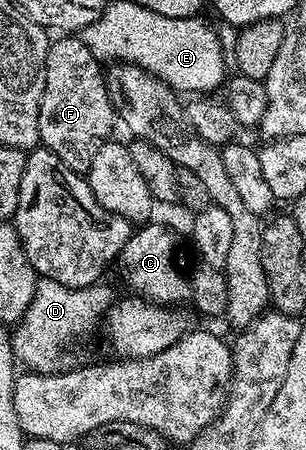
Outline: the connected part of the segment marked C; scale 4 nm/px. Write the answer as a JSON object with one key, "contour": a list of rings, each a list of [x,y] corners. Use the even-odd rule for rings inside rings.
{"contour":[[[147,221],[132,230],[117,263],[123,266],[123,279],[136,296],[159,305],[179,305],[189,291],[188,280],[175,268],[175,235],[163,223]]]}

